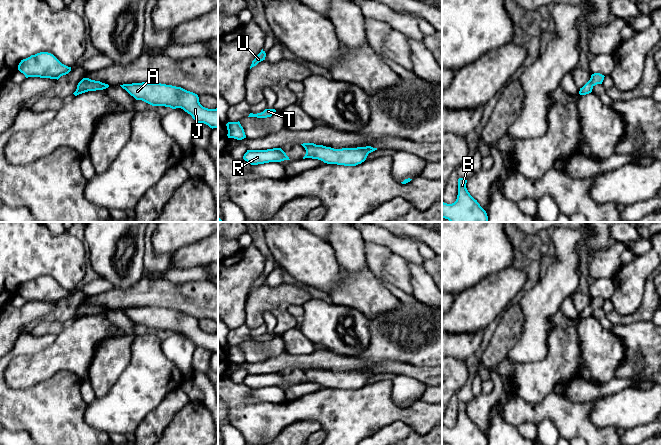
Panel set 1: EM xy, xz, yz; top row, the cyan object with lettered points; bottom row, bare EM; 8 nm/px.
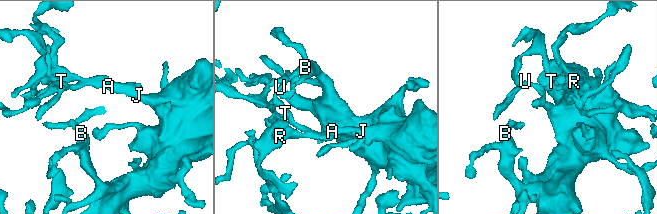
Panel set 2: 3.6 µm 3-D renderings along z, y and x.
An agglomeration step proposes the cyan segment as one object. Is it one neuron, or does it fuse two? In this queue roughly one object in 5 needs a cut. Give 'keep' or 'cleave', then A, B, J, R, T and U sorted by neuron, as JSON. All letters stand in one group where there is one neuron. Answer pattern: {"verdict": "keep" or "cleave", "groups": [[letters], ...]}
{"verdict": "keep", "groups": [["A", "B", "J", "R", "T", "U"]]}

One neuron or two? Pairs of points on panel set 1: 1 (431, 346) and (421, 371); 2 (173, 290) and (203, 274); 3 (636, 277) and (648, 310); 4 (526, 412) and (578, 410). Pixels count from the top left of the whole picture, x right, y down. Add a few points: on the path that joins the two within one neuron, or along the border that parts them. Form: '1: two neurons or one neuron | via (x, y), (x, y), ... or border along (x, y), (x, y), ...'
1: two neurons | border along (403, 360), (431, 367)
2: two neurons | border along (166, 279), (172, 282), (207, 280)
3: two neurons | border along (650, 275), (646, 281), (643, 302), (628, 315)
4: one neuron | via (539, 411), (545, 409), (565, 409)

